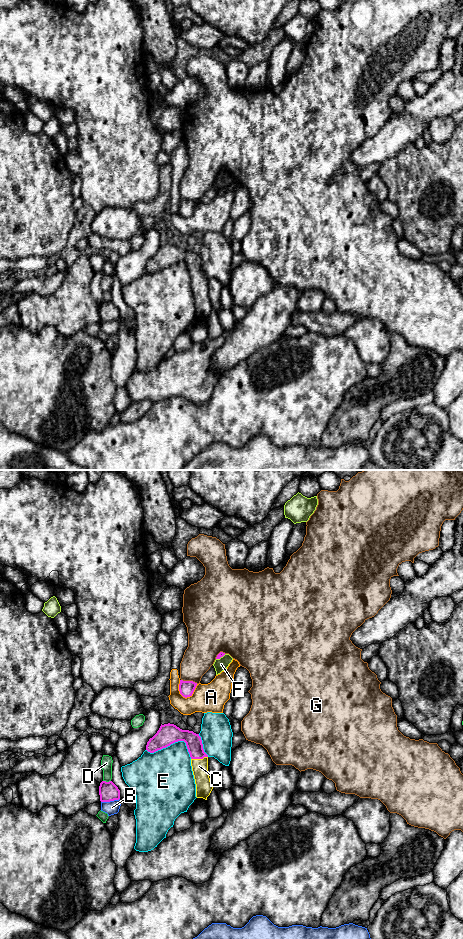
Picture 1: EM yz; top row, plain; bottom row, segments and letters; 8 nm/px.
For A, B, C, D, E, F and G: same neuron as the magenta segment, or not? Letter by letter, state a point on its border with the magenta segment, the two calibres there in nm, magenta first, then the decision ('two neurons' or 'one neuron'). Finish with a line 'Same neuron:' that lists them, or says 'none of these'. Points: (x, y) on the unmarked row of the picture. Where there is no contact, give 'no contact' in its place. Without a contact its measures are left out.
A: yz (190, 215) | 120/240 nm | two neurons
B: yz (110, 320) | 160/110 nm | two neurons
C: yz (199, 278) | 130/130 nm | one neuron
D: yz (107, 302) | 160/100 nm | two neurons
E: yz (173, 262) | 160/380 nm | two neurons
F: yz (220, 177) | 50/100 nm | two neurons
G: yz (189, 201) | 120/240 nm | two neurons
Same neuron: C

